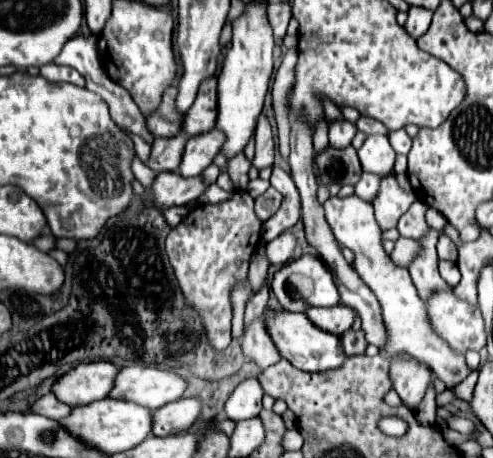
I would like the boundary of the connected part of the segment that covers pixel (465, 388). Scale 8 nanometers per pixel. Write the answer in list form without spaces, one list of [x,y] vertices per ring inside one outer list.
[[[471,372],[459,386],[453,388],[453,392],[457,394],[459,400],[469,402],[471,400],[471,394],[473,394],[473,388],[475,388],[475,382],[477,382],[477,372]]]

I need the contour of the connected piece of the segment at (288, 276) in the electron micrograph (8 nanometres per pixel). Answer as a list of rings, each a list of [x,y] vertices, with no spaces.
[[[305,254],[299,260],[291,260],[279,272],[275,272],[271,290],[277,296],[279,304],[289,312],[307,312],[309,306],[337,306],[341,302],[329,266],[319,256],[311,256],[311,254]]]

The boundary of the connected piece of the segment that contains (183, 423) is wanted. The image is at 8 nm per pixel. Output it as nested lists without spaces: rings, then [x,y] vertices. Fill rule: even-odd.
[[[181,398],[171,402],[159,410],[155,410],[155,436],[171,436],[183,430],[189,430],[195,420],[201,416],[201,400],[197,398]]]

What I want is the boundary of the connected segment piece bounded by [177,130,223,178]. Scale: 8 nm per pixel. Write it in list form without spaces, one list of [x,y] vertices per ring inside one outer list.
[[[211,130],[211,134],[205,134],[205,138],[189,138],[177,174],[183,178],[199,176],[219,154],[221,144],[223,134],[219,134],[219,130]]]

